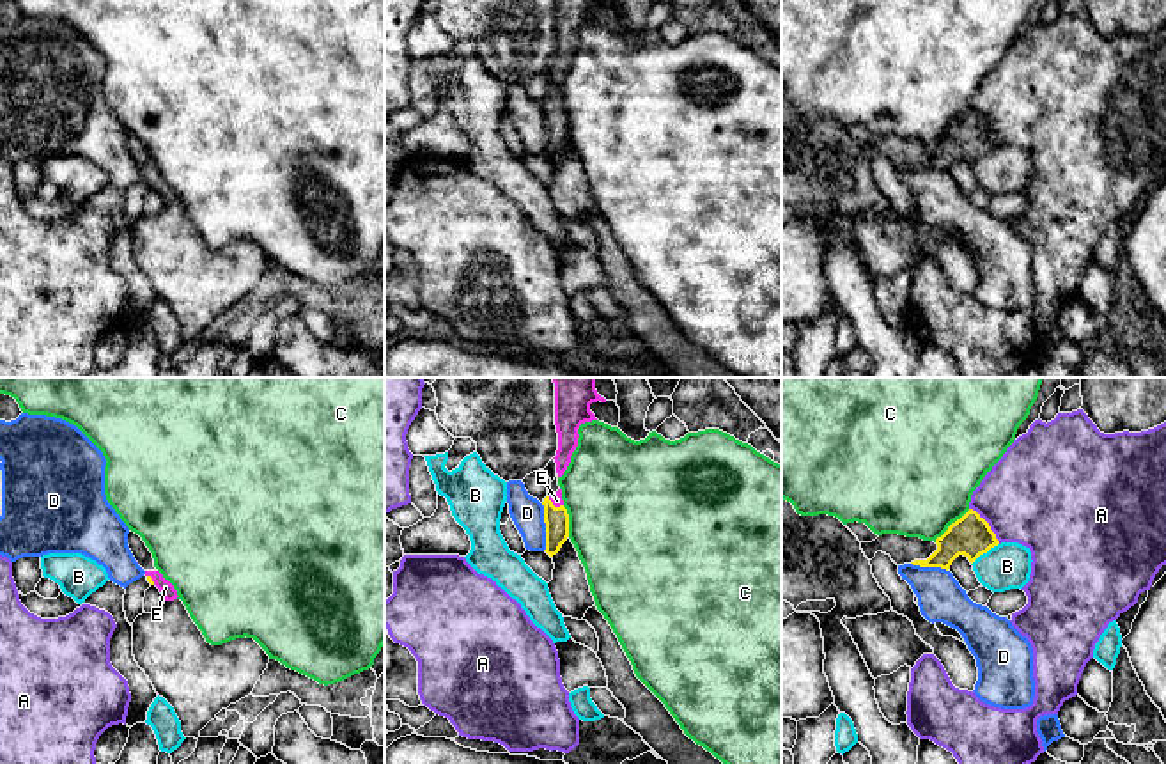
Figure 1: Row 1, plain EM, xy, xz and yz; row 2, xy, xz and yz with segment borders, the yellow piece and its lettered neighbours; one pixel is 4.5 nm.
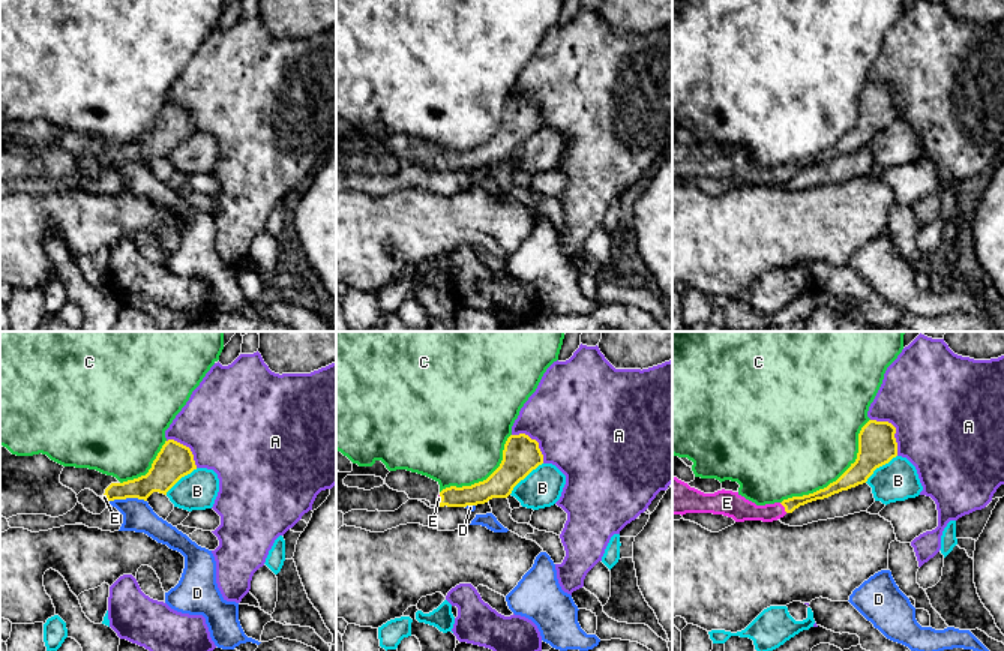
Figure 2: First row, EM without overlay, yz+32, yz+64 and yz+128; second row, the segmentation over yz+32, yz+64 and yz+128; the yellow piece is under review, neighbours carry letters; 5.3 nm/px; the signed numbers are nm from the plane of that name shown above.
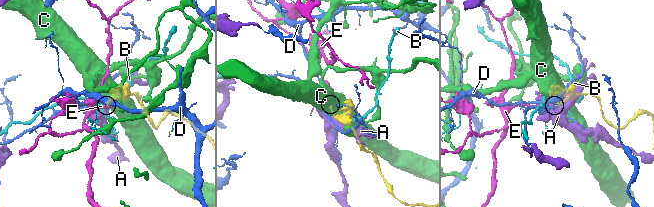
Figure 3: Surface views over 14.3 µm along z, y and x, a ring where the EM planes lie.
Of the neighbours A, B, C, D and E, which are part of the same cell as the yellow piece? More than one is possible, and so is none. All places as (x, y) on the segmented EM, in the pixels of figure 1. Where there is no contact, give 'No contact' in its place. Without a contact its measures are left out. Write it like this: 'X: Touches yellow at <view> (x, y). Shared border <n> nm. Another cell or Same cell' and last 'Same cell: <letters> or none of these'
A: Touches yellow at yz (987, 525). Shared border 220 nm. Another cell
B: Touches yellow at yz (984, 552). Shared border 160 nm. Another cell
C: Touches yellow at yz (952, 523). Shared border 220 nm. Another cell
D: Touches yellow at xz (546, 527). Shared border 220 nm. Another cell
E: Touches yellow at xz (553, 506). Shared border 80 nm. Same cell
Same cell: E

